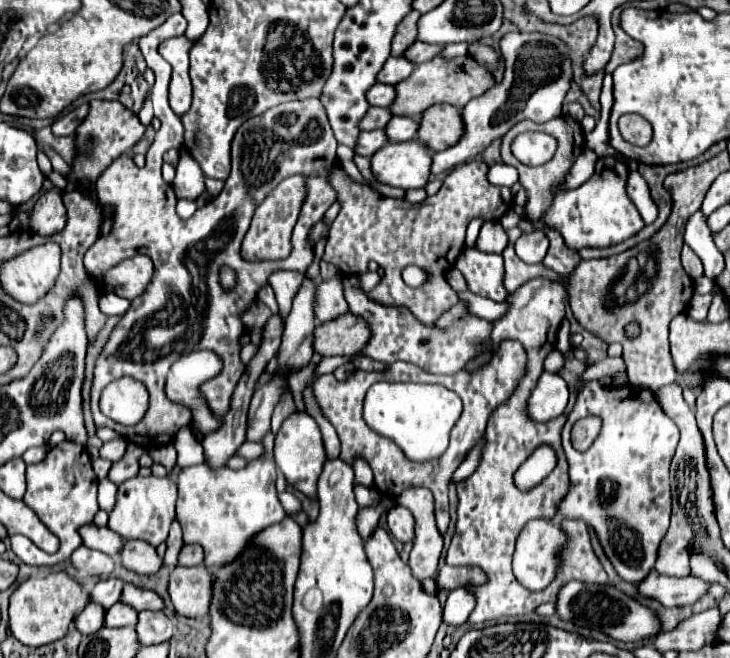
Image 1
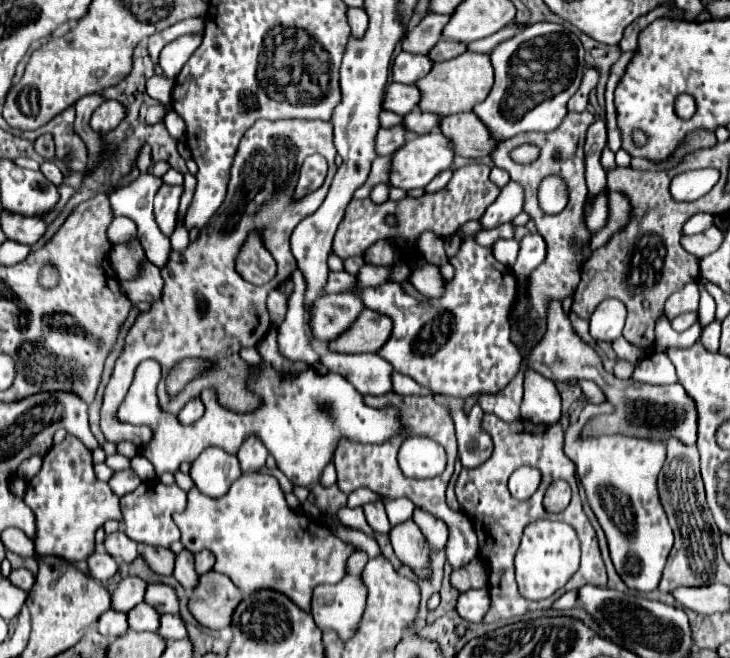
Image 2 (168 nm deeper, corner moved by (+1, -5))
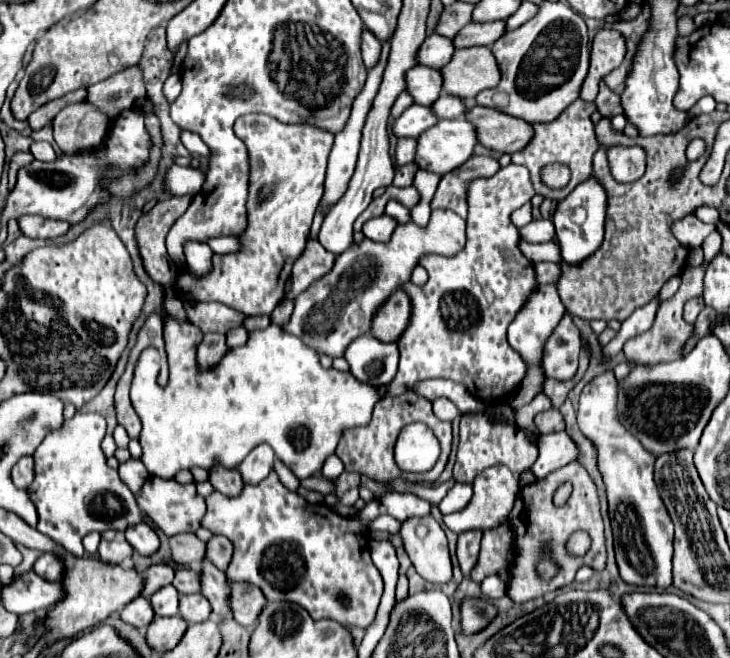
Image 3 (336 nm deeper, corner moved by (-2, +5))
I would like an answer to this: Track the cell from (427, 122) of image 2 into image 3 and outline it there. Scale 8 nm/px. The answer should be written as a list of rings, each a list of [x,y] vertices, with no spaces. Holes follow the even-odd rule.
[[[441,94],[439,100],[431,106],[433,114],[443,120],[443,118],[459,118],[459,116],[465,116],[467,112],[467,106],[463,104],[461,98],[455,98],[455,96],[449,96],[449,94]]]

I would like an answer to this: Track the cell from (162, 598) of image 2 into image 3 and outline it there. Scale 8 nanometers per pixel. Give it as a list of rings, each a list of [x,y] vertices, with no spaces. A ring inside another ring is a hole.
[[[175,570],[175,578],[171,584],[179,590],[179,594],[199,592],[199,576],[193,570]]]

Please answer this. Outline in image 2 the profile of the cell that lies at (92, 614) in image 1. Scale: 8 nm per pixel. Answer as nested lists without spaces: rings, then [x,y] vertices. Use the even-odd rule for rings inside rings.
[[[108,610],[98,620],[98,632],[104,634],[108,640],[116,640],[116,636],[122,636],[122,632],[128,630],[128,614]]]

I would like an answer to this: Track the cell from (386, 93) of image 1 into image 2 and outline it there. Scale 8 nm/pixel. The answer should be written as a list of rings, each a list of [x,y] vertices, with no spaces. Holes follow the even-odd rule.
[[[394,82],[384,96],[384,110],[392,110],[400,116],[406,116],[418,108],[418,102],[420,102],[420,90],[416,86]]]

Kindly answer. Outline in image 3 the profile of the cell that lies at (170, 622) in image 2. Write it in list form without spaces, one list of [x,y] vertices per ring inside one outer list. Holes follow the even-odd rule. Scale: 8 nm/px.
[[[187,594],[179,600],[179,616],[185,622],[205,622],[209,618],[211,606],[203,594]]]

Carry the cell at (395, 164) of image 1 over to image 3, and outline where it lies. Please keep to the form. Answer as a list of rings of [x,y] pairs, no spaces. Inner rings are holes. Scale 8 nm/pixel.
[[[465,118],[439,120],[417,138],[417,152],[413,162],[421,170],[443,176],[461,166],[473,154],[475,144],[477,138],[471,122]]]

